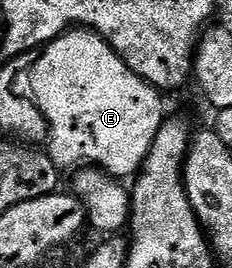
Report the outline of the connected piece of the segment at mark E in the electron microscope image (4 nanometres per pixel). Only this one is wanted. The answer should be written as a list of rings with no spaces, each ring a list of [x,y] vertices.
[[[85,27],[71,28],[37,54],[34,68],[30,71],[30,91],[50,124],[50,158],[63,170],[97,167],[119,179],[133,178],[141,170],[164,120],[163,94],[132,72],[99,33]]]

